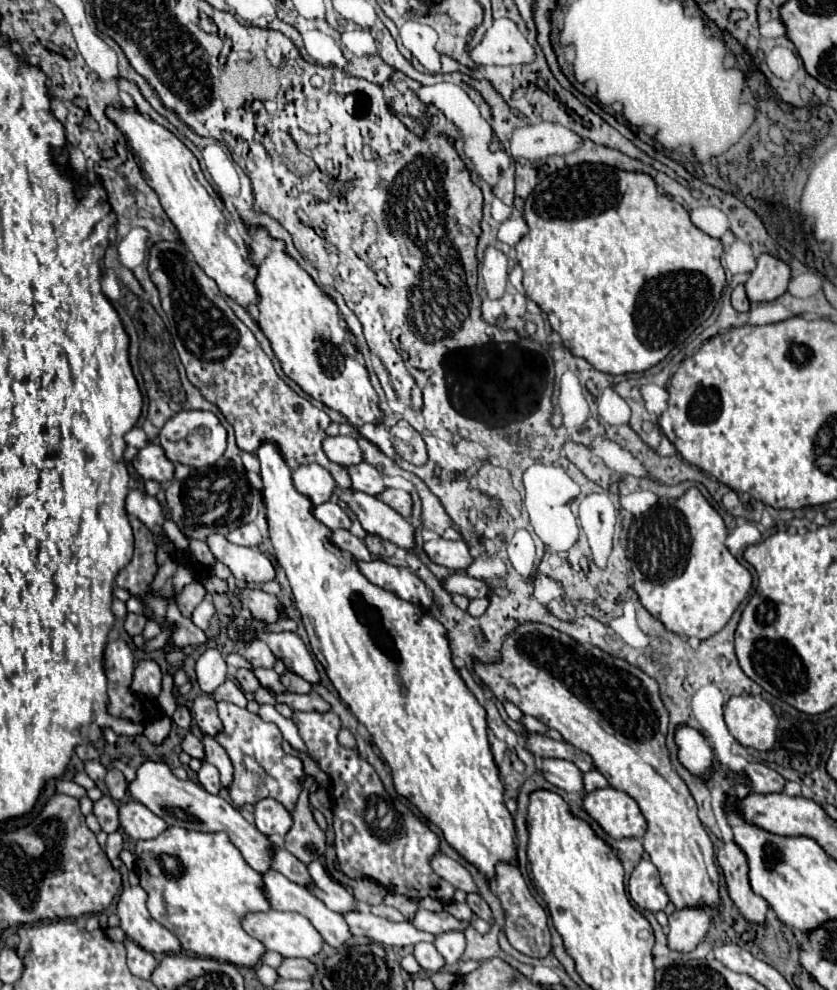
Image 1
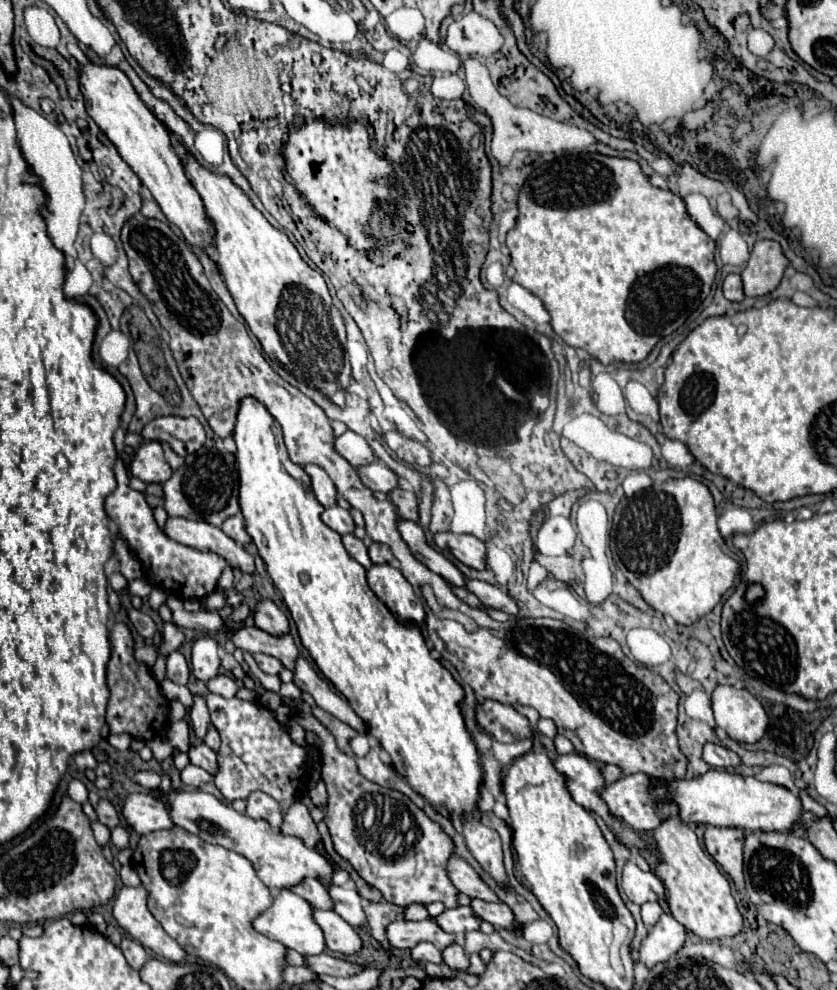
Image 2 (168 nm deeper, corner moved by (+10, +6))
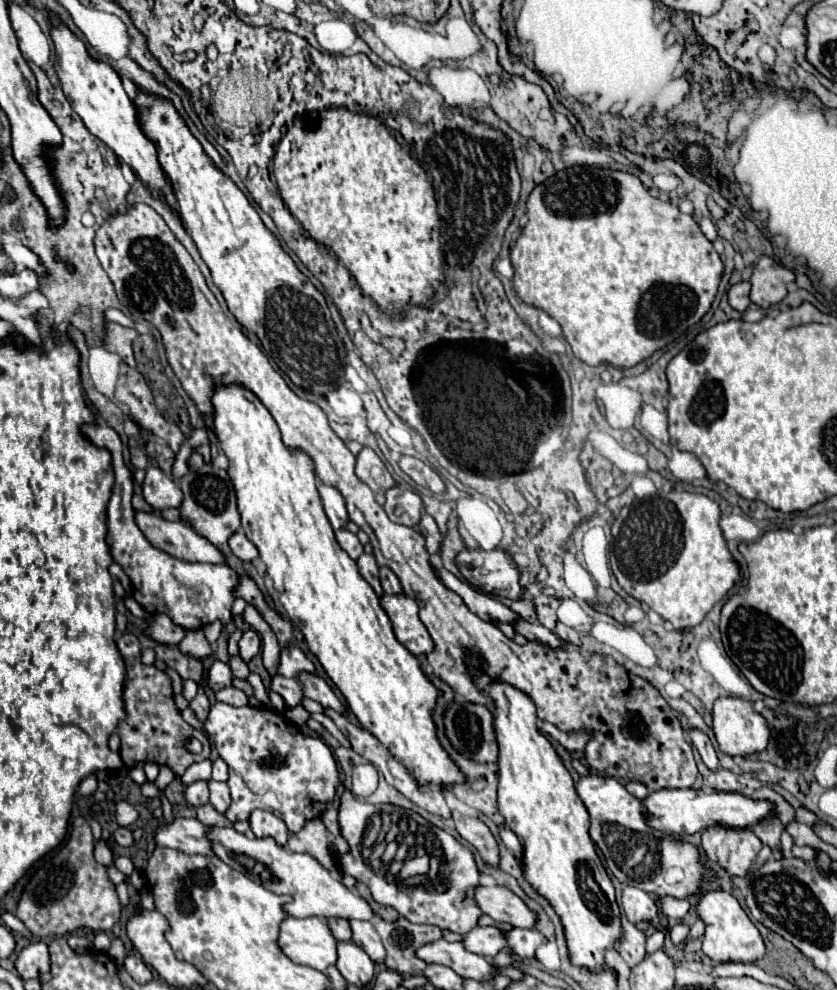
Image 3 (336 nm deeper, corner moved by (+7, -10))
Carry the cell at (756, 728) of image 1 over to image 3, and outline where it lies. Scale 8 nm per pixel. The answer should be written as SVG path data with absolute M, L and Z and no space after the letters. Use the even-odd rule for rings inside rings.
M718 698L714 702L714 710L712 710L712 730L714 736L718 740L718 746L724 754L728 756L752 756L752 754L760 754L766 750L768 746L768 738L770 738L770 730L766 726L766 720L754 712L752 702L742 700L742 698Z

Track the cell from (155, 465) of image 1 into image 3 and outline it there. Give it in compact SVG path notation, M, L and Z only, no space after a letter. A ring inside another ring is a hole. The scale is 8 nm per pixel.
M154 464L146 468L142 496L154 510L164 510L164 508L172 508L172 506L178 508L182 502L182 490L162 468L158 468Z

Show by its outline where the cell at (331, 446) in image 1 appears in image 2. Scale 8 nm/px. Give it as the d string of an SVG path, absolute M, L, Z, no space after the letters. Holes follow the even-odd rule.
M347 430L343 436L339 436L335 440L335 450L355 468L377 460L377 456L375 456L373 448L367 444L367 440L351 430Z

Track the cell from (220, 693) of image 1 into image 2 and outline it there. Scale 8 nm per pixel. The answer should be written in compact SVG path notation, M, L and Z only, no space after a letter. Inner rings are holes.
M227 674L215 676L213 680L207 682L207 686L209 686L211 692L221 694L221 696L225 696L225 698L233 698L233 696L237 694L237 684L235 684L235 680L233 680L231 676L227 676Z

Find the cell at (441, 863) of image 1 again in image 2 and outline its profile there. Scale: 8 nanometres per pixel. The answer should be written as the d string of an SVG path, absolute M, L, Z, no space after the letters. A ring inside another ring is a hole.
M453 856L447 864L447 872L459 892L463 892L471 898L481 898L485 902L501 902L497 898L497 894L481 880L481 876L463 858Z

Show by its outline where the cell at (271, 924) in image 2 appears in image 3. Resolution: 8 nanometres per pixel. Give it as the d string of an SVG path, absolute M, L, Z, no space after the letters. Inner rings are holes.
M286 916L280 924L280 950L296 964L324 972L336 962L336 940L322 918Z

